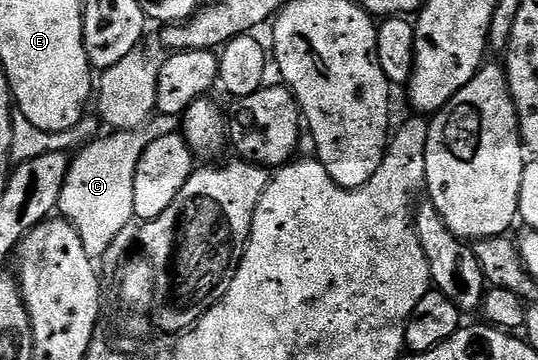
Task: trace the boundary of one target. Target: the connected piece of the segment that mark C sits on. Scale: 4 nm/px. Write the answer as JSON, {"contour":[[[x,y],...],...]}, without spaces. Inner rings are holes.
{"contour":[[[157,114],[149,125],[112,131],[74,155],[62,184],[58,211],[78,230],[85,254],[92,262],[106,254],[113,240],[134,219],[133,178],[141,154],[157,138],[176,135],[181,129],[182,117]]]}

